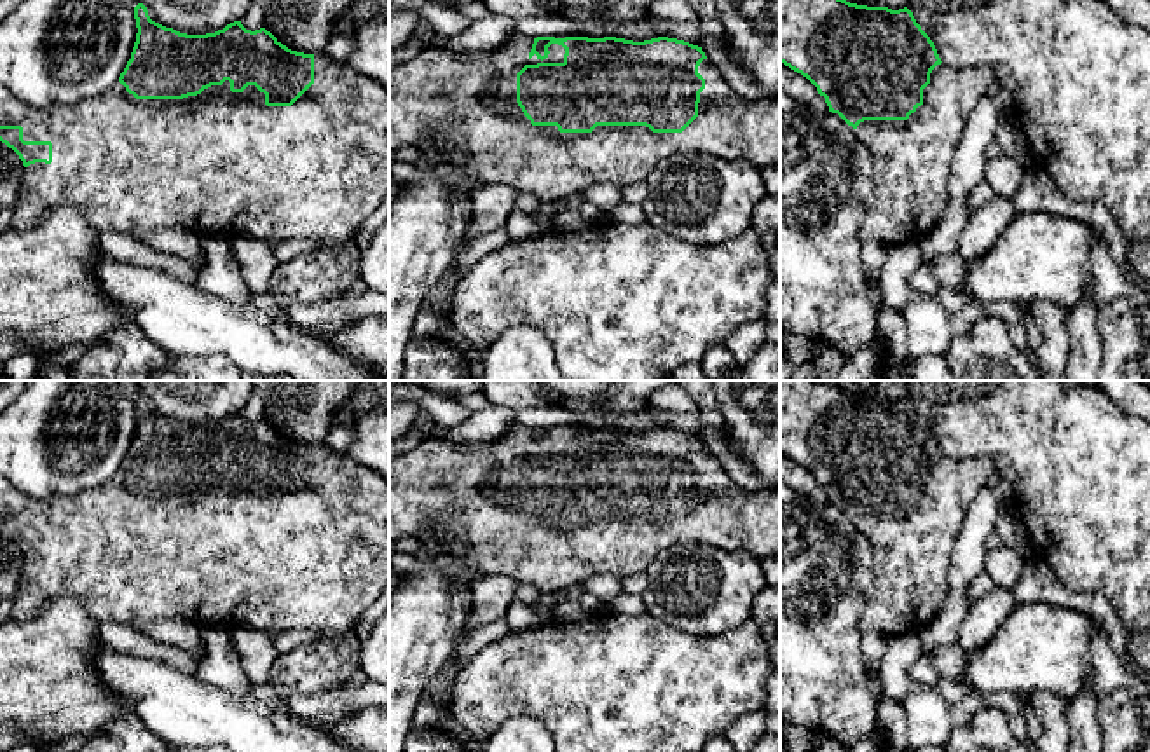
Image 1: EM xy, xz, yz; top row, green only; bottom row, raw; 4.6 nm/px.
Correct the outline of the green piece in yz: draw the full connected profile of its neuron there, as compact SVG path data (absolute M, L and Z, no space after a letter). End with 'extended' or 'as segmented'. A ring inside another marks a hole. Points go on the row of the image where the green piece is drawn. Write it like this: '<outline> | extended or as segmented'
M780 0L780 63L817 87L829 112L855 129L873 159L873 195L859 229L860 241L893 246L918 243L927 236L948 206L951 159L974 106L996 82L993 70L982 65L962 68L944 65L907 7L892 10L846 0Z | extended

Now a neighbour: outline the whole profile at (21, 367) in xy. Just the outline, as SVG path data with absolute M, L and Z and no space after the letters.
M33 352L16 354L3 363L2 372L9 380L30 380L40 373L40 361Z

